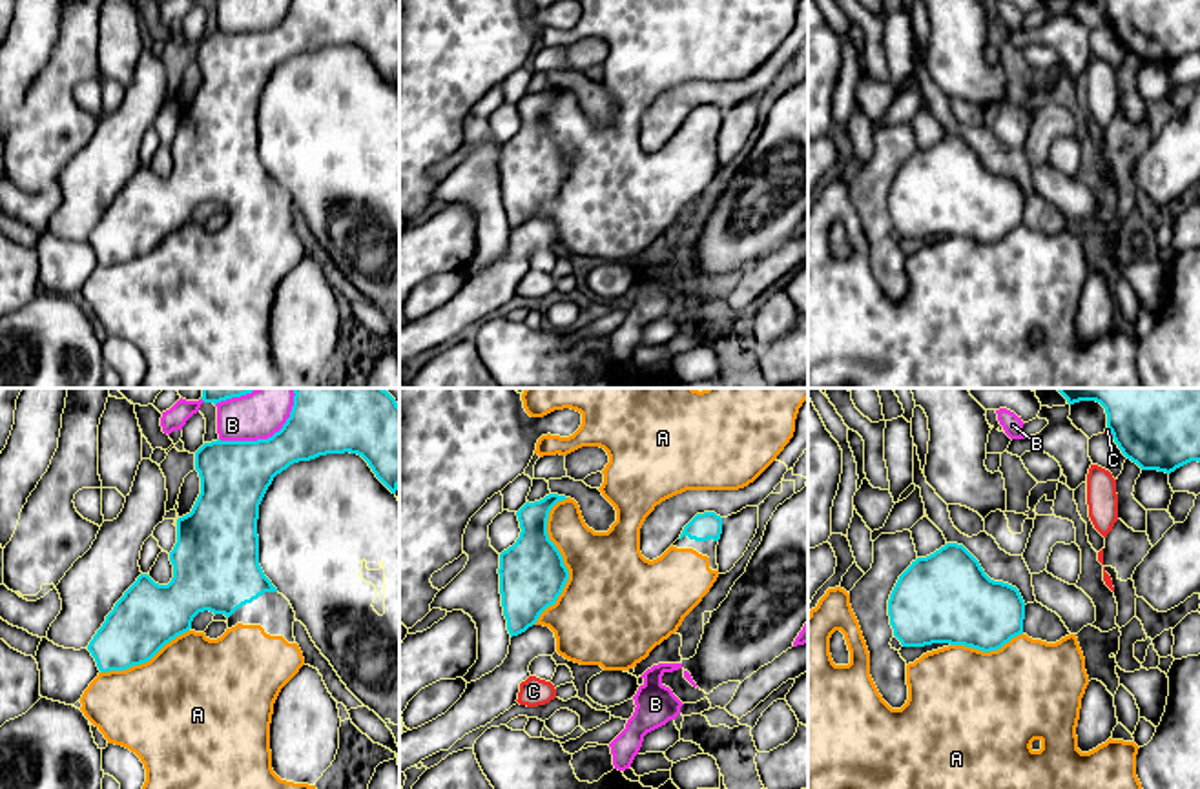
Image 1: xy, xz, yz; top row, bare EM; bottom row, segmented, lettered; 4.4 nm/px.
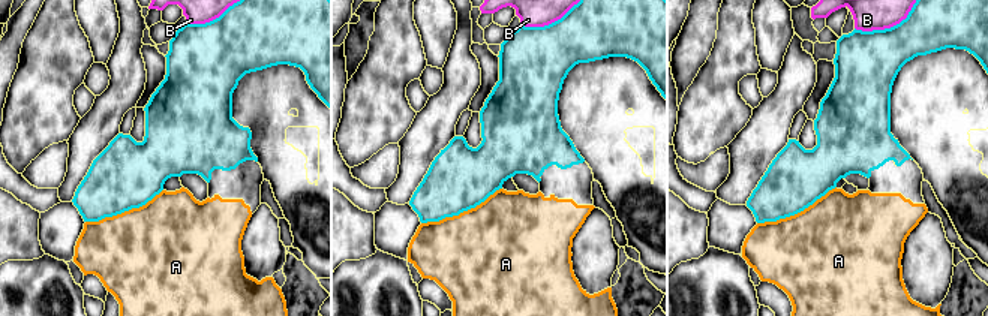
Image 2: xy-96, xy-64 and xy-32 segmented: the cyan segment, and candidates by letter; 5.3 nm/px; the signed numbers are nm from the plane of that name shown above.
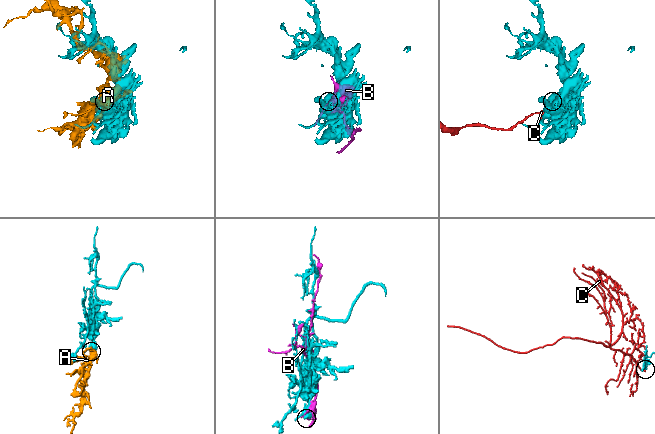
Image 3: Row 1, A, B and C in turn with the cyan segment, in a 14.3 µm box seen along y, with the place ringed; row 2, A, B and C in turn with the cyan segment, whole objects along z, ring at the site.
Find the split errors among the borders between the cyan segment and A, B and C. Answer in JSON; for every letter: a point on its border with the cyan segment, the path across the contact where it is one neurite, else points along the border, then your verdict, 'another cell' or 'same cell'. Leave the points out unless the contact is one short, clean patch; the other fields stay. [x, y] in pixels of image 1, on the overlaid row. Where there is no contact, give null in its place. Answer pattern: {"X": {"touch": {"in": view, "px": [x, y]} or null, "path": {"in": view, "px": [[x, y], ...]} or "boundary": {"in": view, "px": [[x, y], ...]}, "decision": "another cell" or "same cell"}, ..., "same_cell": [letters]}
{"A": {"touch": {"in": "xz", "px": [562, 560]}, "decision": "same cell"}, "B": {"touch": {"in": "xy", "px": [268, 438]}, "decision": "another cell"}, "C": {"touch": {"in": "yz", "px": [1111, 432]}, "decision": "another cell"}, "same_cell": ["A"]}

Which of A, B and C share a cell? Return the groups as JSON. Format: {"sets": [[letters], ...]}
{"sets": [["A"], ["B"], ["C"]]}

